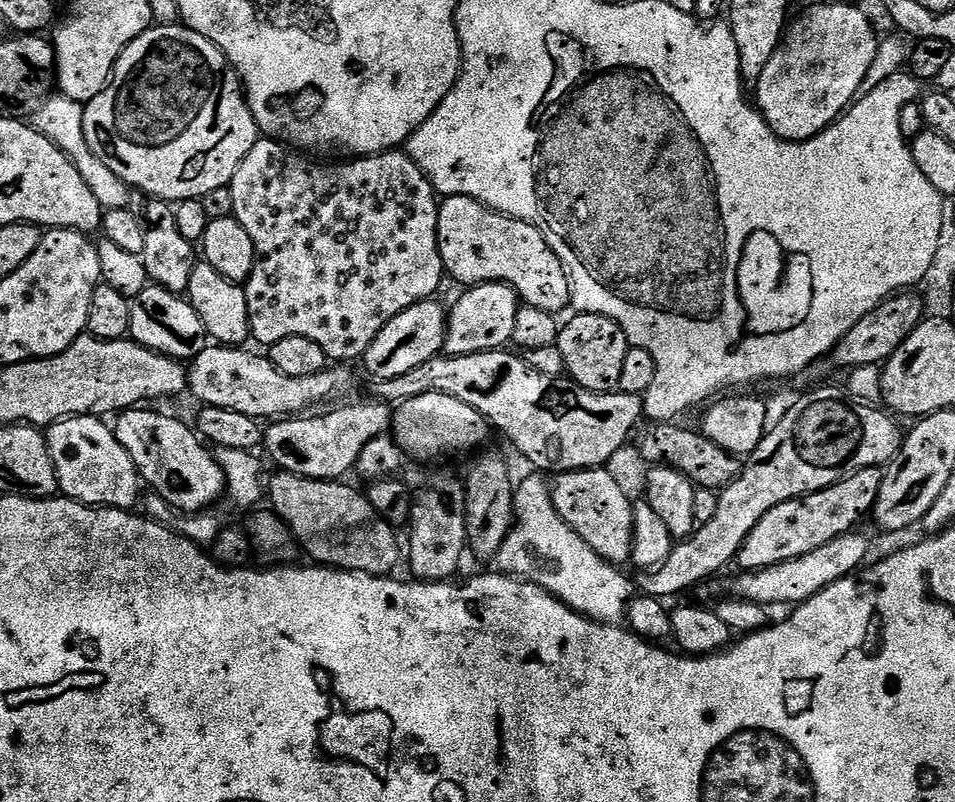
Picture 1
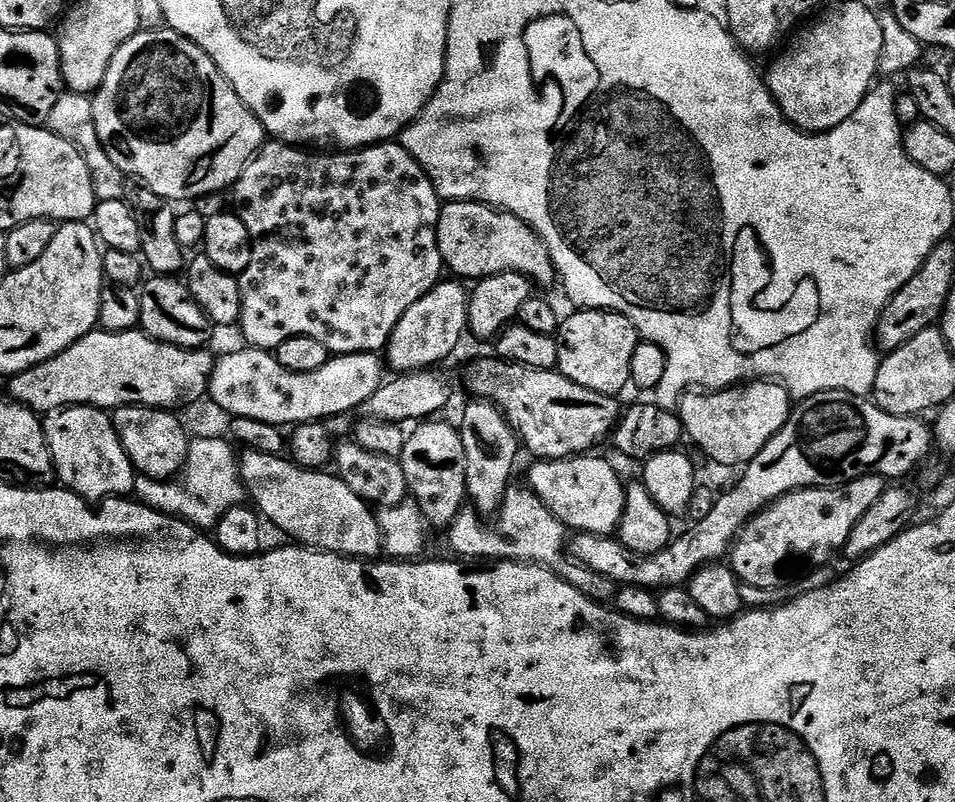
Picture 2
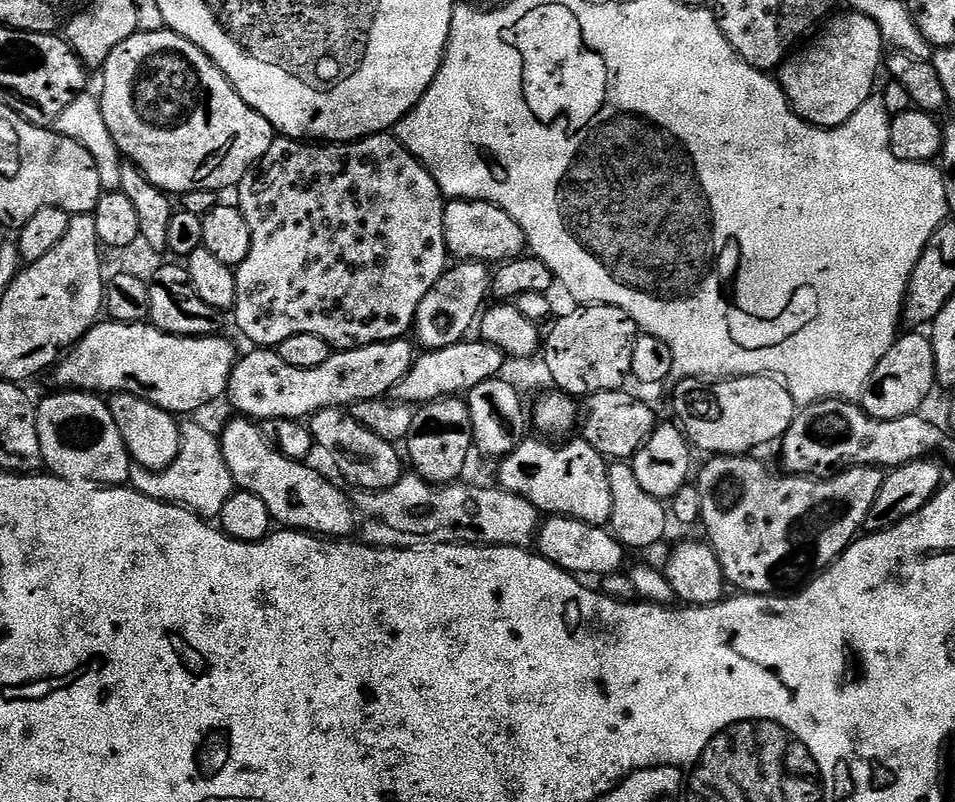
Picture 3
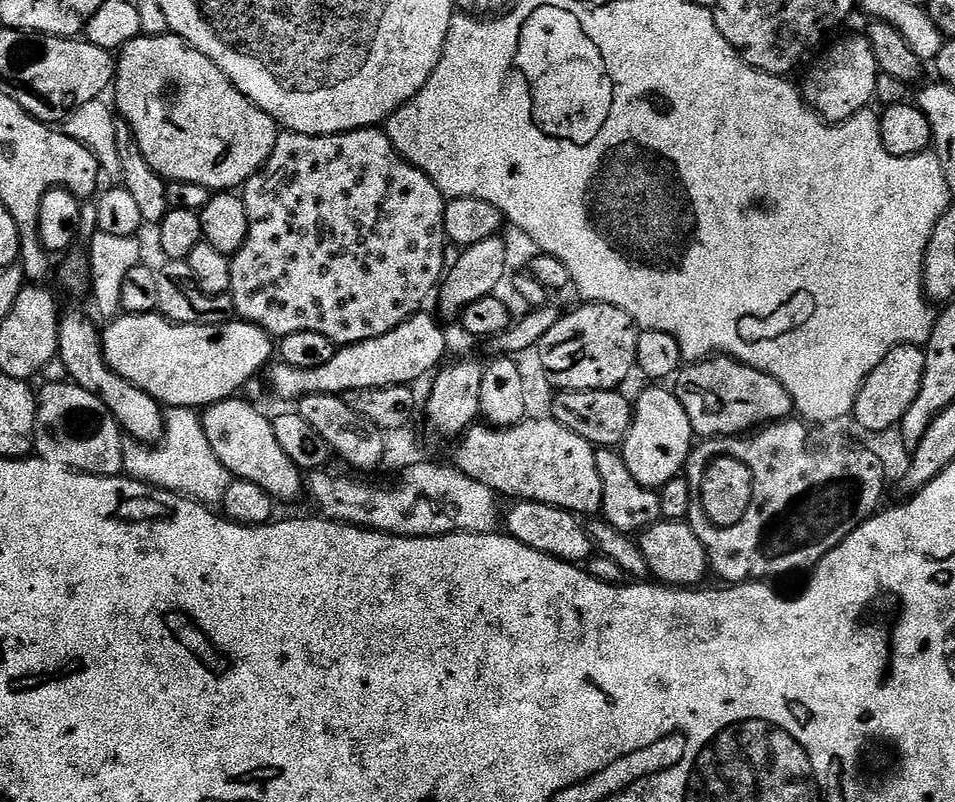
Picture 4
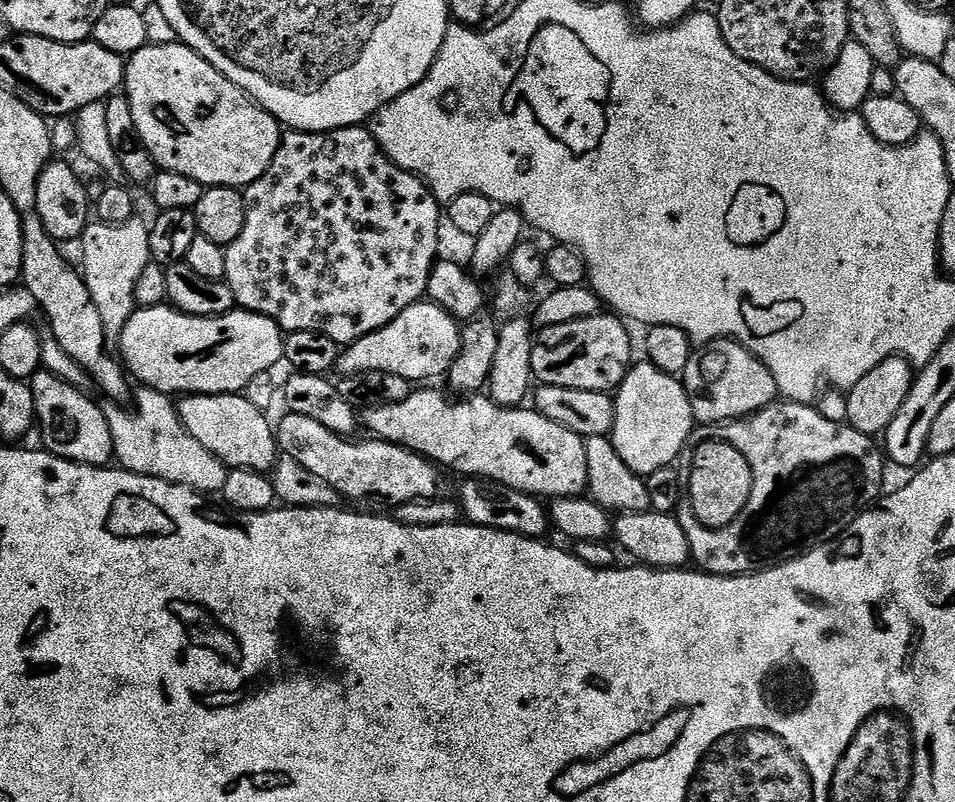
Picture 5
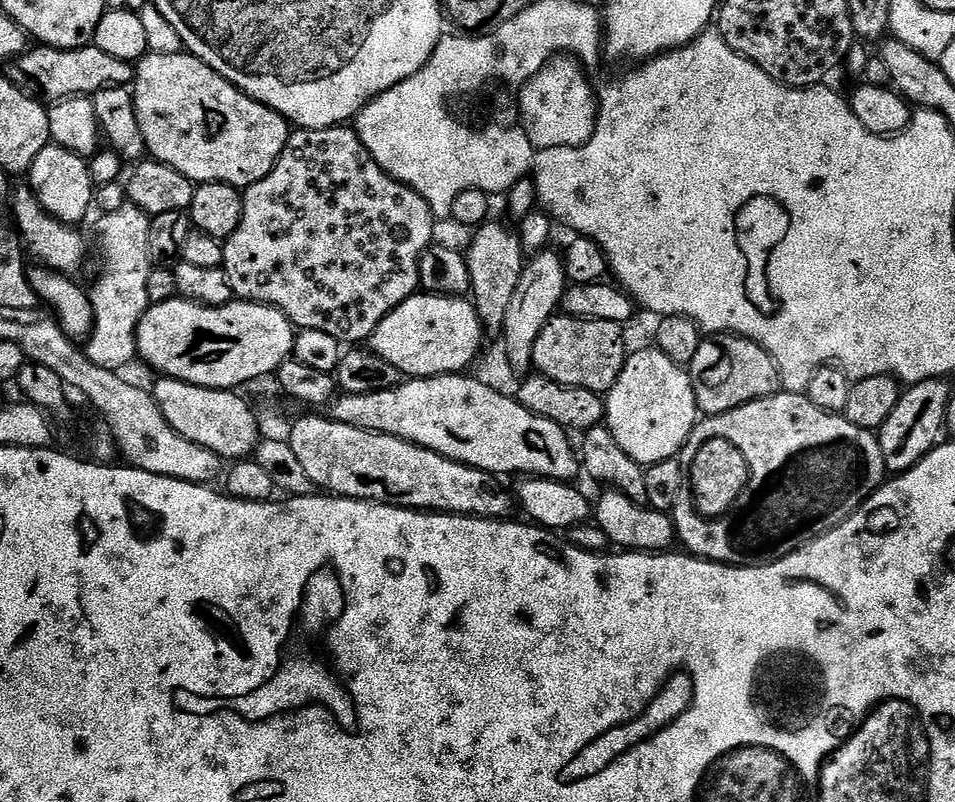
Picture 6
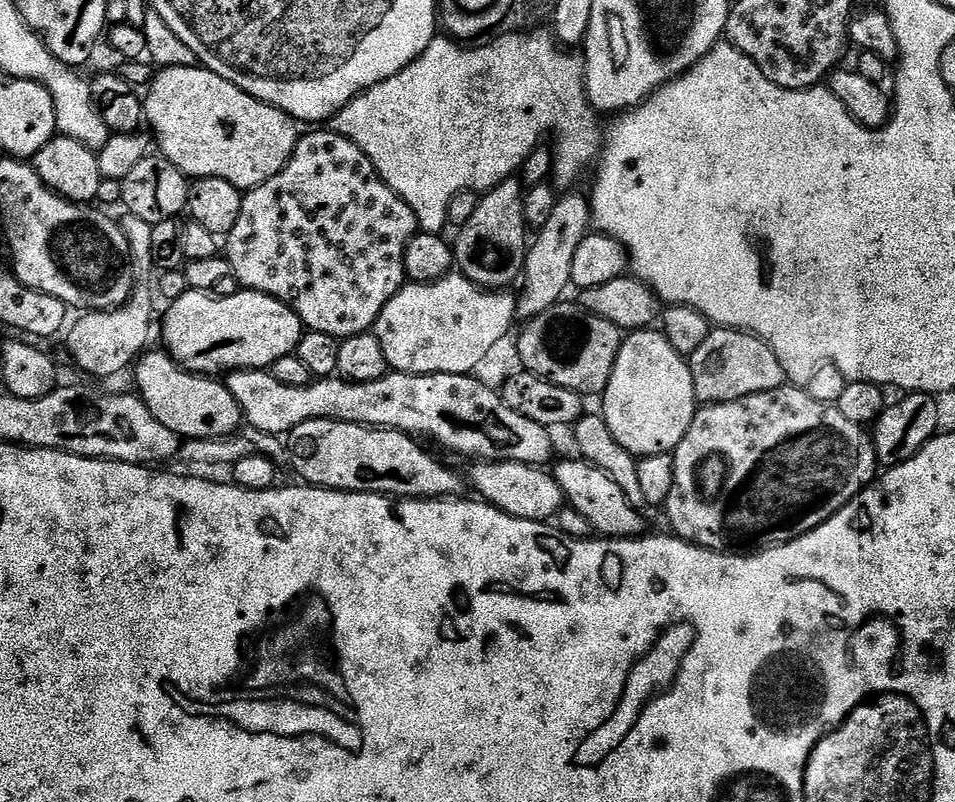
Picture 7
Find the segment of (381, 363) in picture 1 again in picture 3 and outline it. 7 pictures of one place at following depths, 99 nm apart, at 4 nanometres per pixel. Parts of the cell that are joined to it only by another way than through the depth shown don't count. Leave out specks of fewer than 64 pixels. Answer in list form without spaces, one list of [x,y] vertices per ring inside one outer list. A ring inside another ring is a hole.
[[[456,262],[434,282],[430,294],[422,298],[414,325],[414,340],[421,349],[431,350],[458,344],[473,331],[478,317],[489,299],[493,273],[483,262]]]

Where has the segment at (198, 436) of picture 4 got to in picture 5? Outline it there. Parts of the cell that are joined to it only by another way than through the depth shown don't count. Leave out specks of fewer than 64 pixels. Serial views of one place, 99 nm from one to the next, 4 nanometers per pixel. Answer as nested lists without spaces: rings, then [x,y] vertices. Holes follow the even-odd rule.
[[[140,386],[134,392],[135,404],[136,412],[131,412],[131,407],[115,404],[110,399],[105,399],[102,404],[106,422],[110,422],[110,434],[114,438],[119,467],[125,472],[186,486],[201,494],[223,493],[229,469],[217,456],[210,454],[210,450],[202,446],[202,442],[197,442],[188,433],[180,420],[173,397],[165,392]]]

